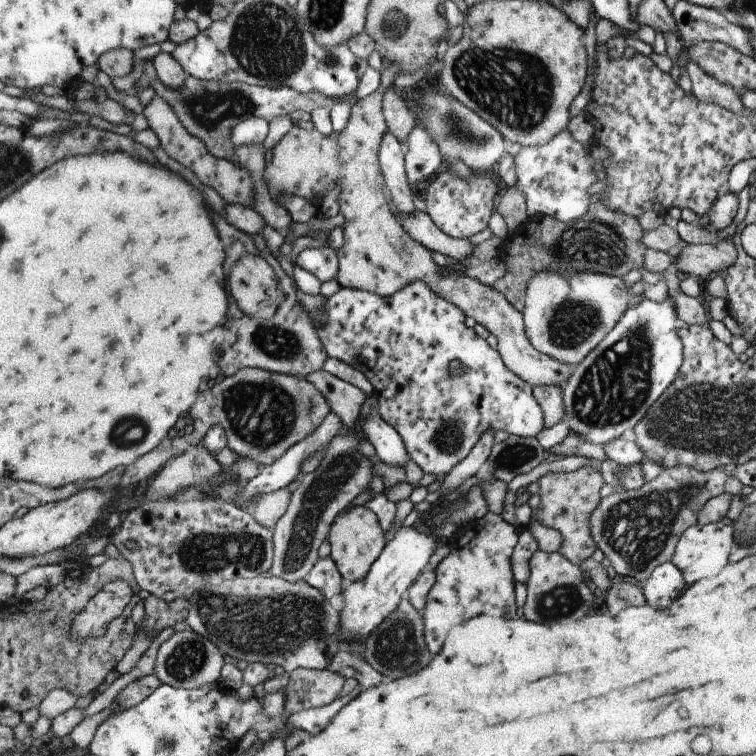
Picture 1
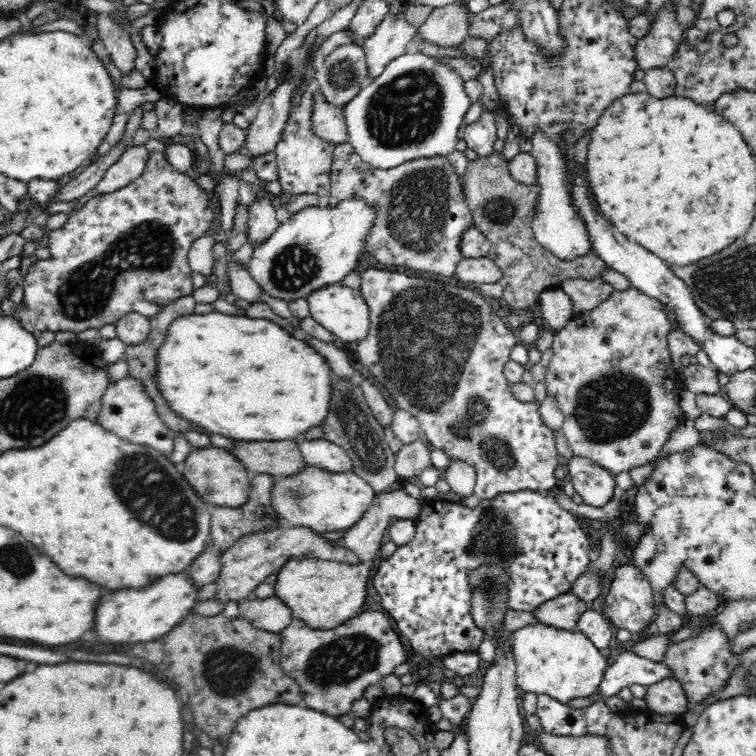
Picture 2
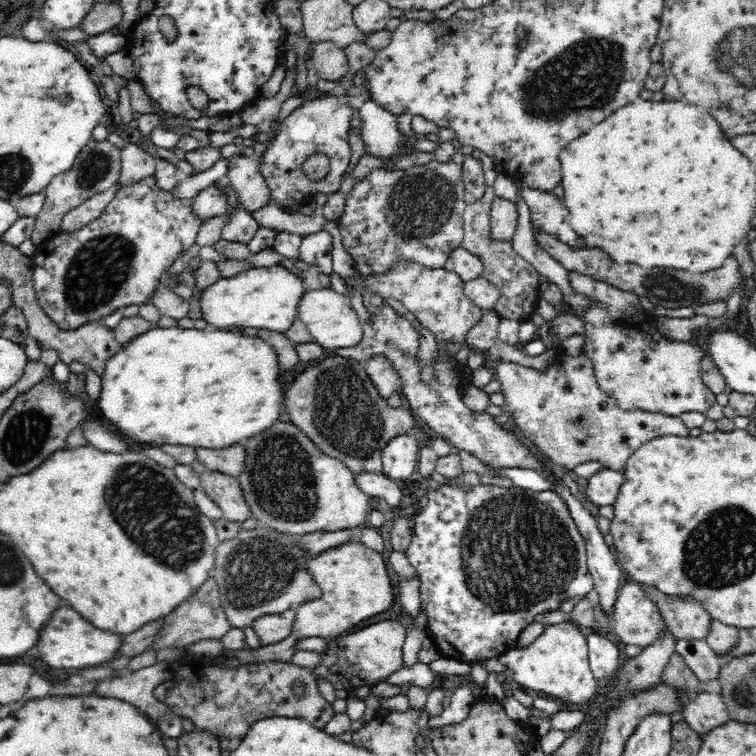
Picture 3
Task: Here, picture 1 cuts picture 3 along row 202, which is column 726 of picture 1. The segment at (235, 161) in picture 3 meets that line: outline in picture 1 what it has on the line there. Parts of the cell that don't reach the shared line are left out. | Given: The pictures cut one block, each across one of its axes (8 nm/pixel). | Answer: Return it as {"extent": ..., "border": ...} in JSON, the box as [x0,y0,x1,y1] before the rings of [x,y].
{"extent":[673,240,737,278],"border":[[[721,240],[715,246],[711,244],[687,244],[679,256],[675,256],[673,264],[681,274],[689,274],[693,278],[705,278],[711,272],[721,272],[735,262],[737,250],[731,240]]]}

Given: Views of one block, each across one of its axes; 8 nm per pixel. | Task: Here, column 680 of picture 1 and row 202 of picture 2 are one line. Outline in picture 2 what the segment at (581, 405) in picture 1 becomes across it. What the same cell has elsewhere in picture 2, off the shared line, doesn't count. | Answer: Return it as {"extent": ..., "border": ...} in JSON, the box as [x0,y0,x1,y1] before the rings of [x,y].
{"extent":[248,196,376,302],"border":[[[360,196],[340,200],[334,208],[306,208],[294,214],[288,224],[280,224],[272,238],[254,250],[248,272],[272,298],[286,302],[308,298],[320,288],[340,284],[344,276],[354,272],[360,254],[366,252],[366,238],[372,232],[374,218],[376,208]]]}

